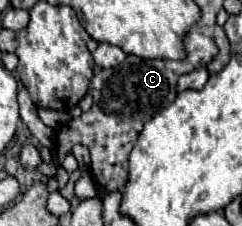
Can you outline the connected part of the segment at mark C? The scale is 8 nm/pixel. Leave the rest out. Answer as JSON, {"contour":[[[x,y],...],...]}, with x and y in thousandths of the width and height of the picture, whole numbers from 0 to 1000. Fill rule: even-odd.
{"contour":[[[814,137],[773,146],[764,270],[690,270],[690,261],[574,261],[558,243],[525,243],[508,288],[475,305],[417,305],[384,332],[368,367],[368,403],[384,420],[376,491],[302,527],[277,562],[236,588],[227,677],[260,712],[310,633],[360,642],[376,677],[376,765],[384,792],[426,845],[492,845],[525,801],[525,695],[541,642],[558,642],[574,580],[599,535],[616,535],[665,473],[707,465],[731,429],[731,350],[756,323],[789,323],[806,305],[855,296],[897,243],[897,199],[880,164],[847,164]],[[293,571],[293,588],[285,588]]]}

